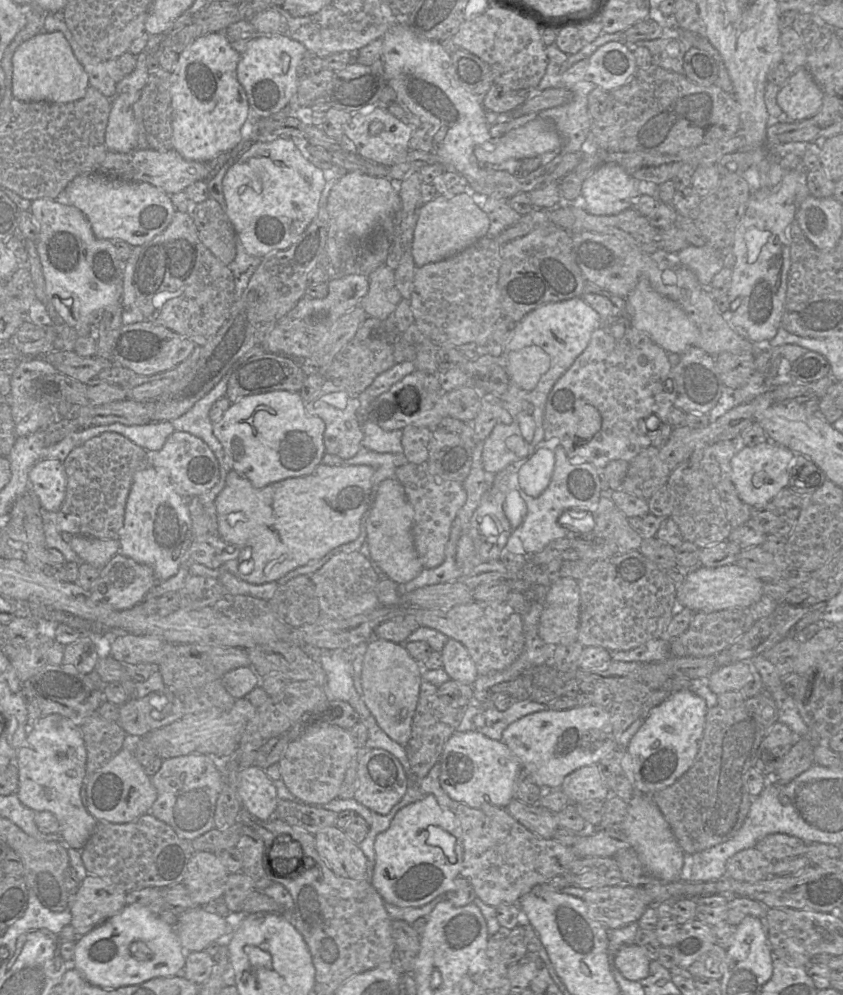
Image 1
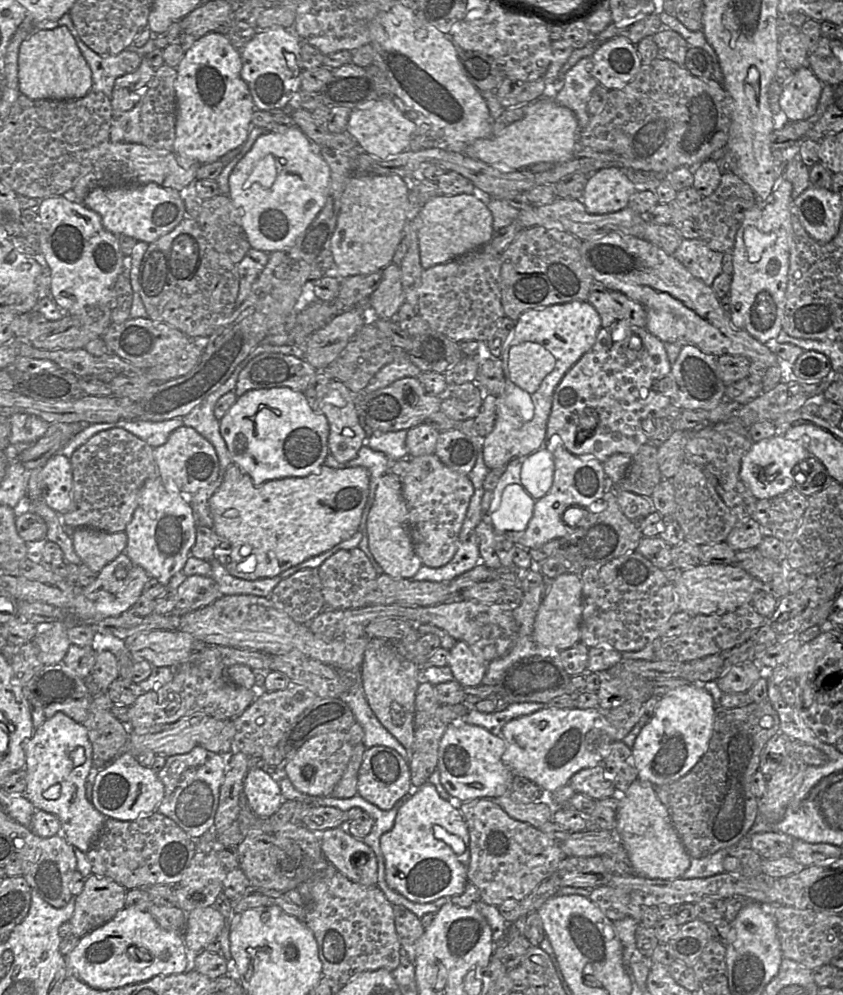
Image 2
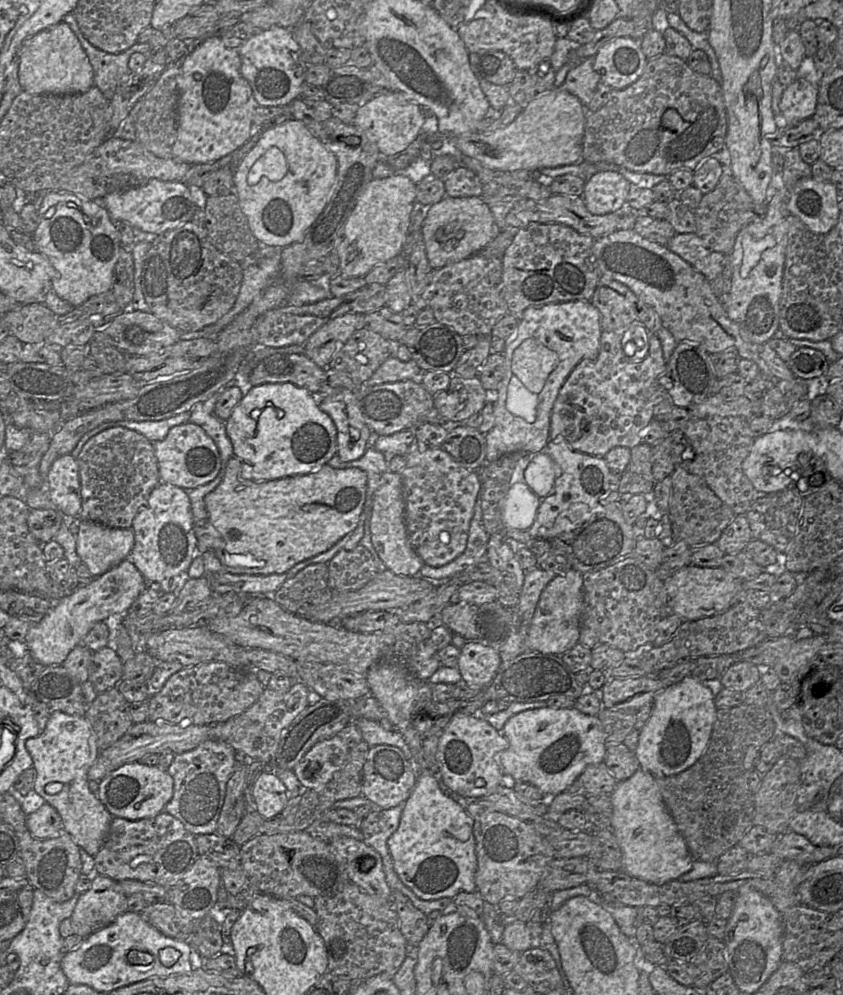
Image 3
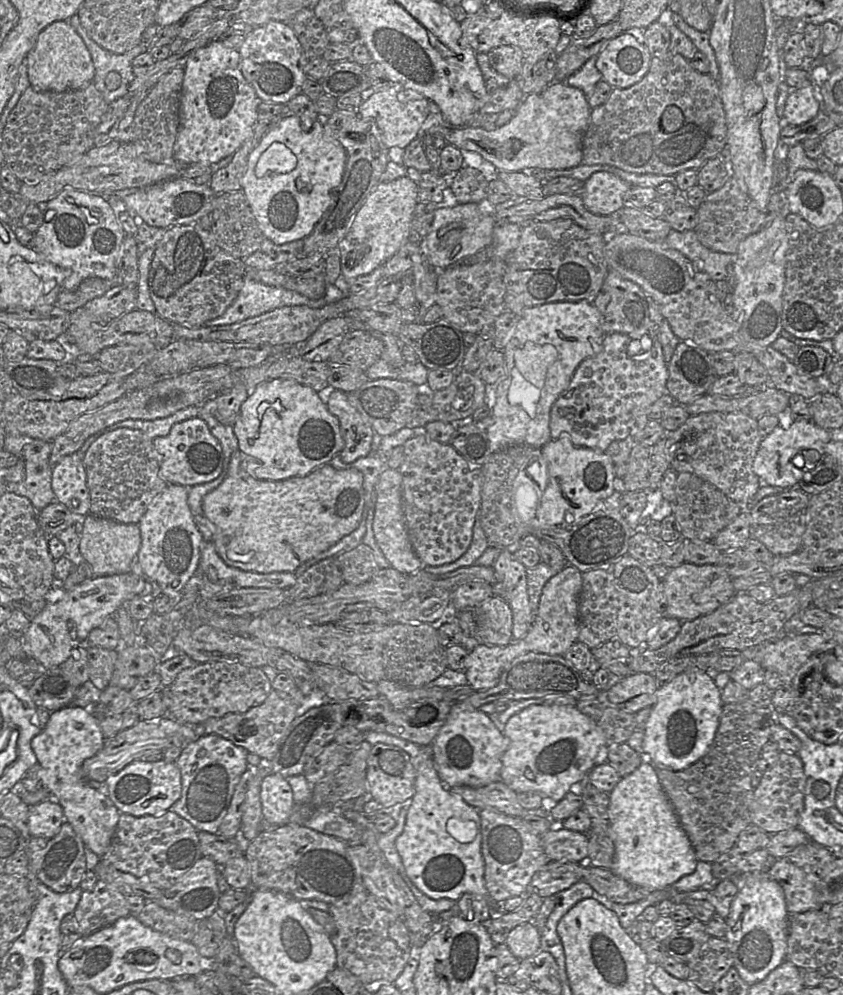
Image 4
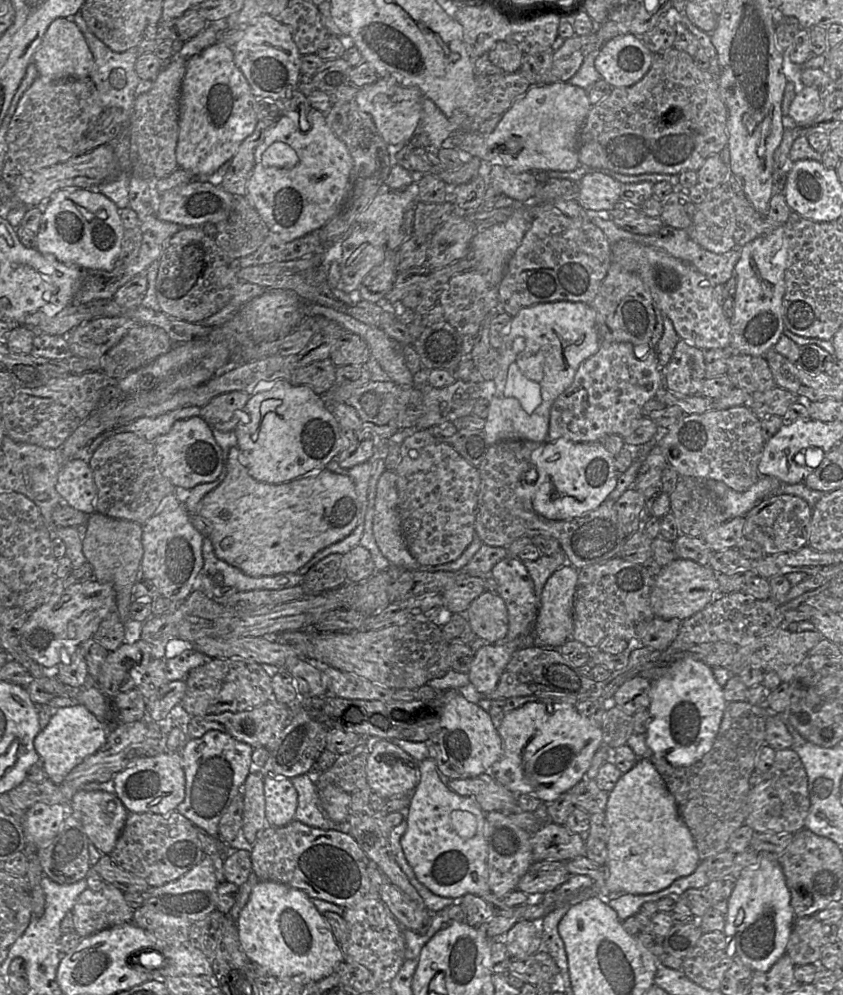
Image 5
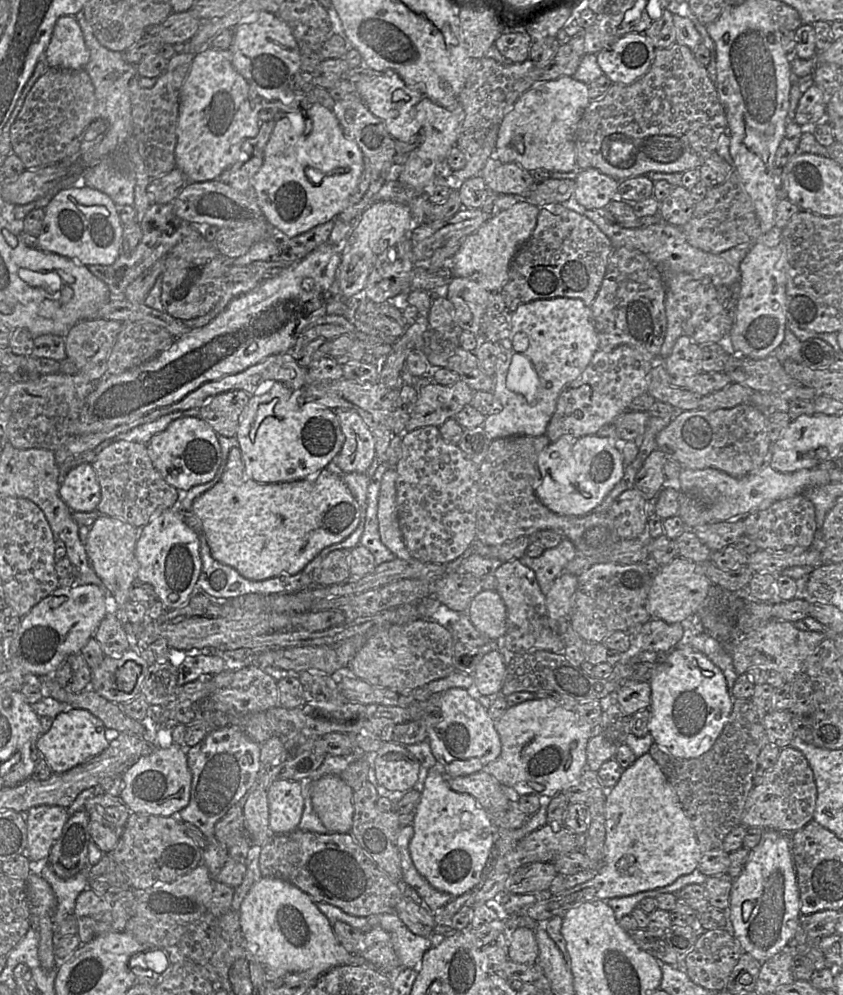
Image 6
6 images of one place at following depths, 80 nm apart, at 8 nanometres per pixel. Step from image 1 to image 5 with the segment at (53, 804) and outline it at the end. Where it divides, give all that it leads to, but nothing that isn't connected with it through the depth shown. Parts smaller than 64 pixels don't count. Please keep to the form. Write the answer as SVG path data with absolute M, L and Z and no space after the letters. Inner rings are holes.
M80 704L54 711L48 725L34 739L34 748L43 762L47 779L60 784L75 767L104 746L112 727ZM79 790L69 807L70 814L82 824L89 841L102 855L109 855L115 848L129 813L121 800L112 792Z

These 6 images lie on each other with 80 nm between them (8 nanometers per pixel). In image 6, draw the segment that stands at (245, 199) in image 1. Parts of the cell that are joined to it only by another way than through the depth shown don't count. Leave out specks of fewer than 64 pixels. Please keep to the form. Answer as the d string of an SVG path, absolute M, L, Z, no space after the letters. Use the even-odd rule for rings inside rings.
M320 104L310 105L306 118L311 122L311 131L307 135L294 132L293 125L287 117L278 120L273 128L269 141L264 149L264 162L255 174L251 183L257 204L266 220L274 229L283 232L288 237L295 237L308 230L338 217L345 208L346 200L357 187L363 172L363 154L358 145L343 133L341 125L332 109ZM307 167L315 168L323 173L335 169L345 169L341 173L326 175L319 184L313 184L305 174Z

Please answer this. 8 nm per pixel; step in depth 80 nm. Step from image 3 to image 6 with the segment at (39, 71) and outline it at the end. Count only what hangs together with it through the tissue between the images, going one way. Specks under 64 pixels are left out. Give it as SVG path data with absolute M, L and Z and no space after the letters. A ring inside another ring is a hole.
M63 16L57 20L44 58L50 68L85 70L90 54L74 16Z

